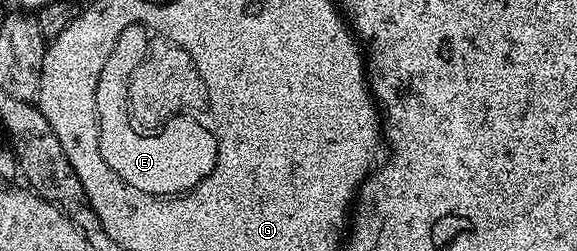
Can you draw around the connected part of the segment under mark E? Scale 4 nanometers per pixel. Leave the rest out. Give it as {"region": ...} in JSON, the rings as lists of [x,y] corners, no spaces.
{"region":[[[140,25],[125,27],[113,51],[109,53],[105,66],[98,77],[96,104],[98,115],[98,151],[105,163],[123,182],[131,187],[147,191],[172,191],[191,187],[203,179],[214,161],[214,142],[197,125],[186,131],[182,127],[172,131],[171,137],[156,141],[141,141],[126,126],[124,117],[124,90],[127,74],[135,68],[136,61],[143,56],[144,38]]]}

